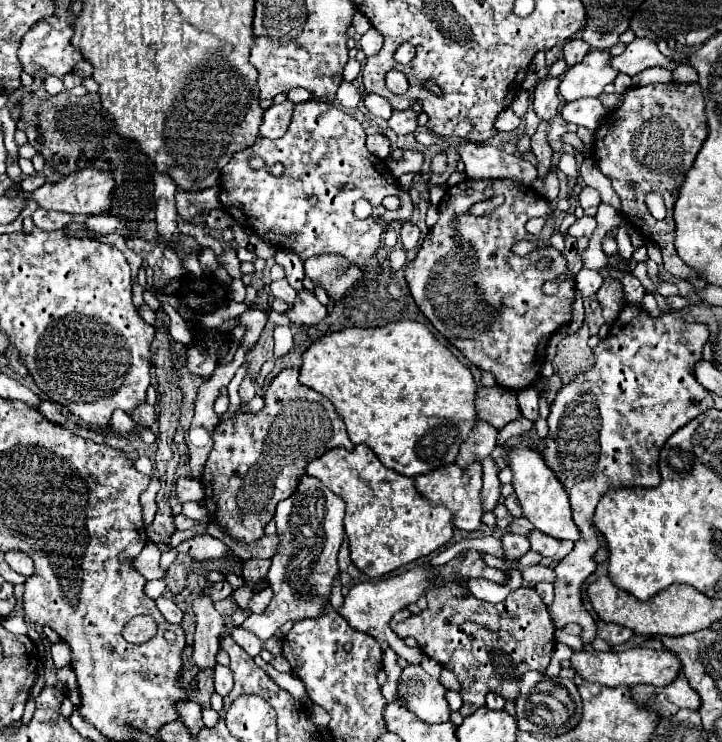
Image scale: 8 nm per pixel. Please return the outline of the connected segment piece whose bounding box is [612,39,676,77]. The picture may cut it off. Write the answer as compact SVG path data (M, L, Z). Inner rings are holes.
M634 39L620 57L612 59L612 67L616 71L626 73L626 75L632 77L632 75L636 75L636 73L640 73L644 69L650 69L650 67L664 67L668 71L674 71L676 63L668 61L668 57L664 57L658 51L654 41Z

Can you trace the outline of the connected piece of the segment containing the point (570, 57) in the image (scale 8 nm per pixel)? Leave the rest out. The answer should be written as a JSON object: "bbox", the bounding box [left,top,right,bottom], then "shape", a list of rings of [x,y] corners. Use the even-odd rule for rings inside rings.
{"bbox":[562,39,590,67],"shape":[[[570,39],[564,47],[562,47],[562,55],[568,67],[580,63],[584,59],[584,55],[590,51],[590,45],[584,43],[582,39]]]}

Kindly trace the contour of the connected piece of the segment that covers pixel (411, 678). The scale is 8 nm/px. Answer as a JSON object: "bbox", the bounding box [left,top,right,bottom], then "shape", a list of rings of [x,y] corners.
{"bbox":[398,665,450,723],"shape":[[[408,665],[398,683],[398,697],[426,723],[444,723],[450,719],[446,689],[432,679],[420,665]]]}

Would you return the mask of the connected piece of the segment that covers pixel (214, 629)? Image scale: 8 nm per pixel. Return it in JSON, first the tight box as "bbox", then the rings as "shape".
{"bbox":[192,595,224,669],"shape":[[[200,595],[192,601],[192,611],[196,615],[196,637],[194,637],[194,663],[198,669],[208,669],[216,665],[218,641],[224,631],[224,621],[214,609],[208,595]]]}

